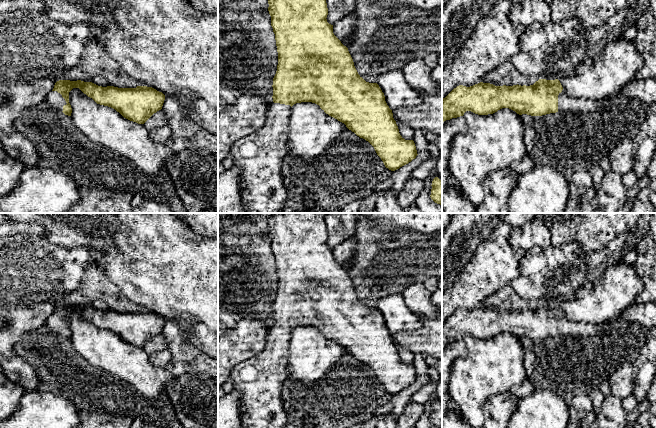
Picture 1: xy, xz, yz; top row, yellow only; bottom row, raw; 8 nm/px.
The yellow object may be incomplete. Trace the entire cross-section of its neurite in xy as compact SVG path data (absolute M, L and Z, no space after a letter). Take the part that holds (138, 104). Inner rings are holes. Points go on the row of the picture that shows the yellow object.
M59 80L47 95L45 102L52 108L71 116L69 92L79 88L97 104L115 109L124 118L144 124L154 113L162 109L165 95L152 87L137 86L136 88L102 87L92 82L81 80Z

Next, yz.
M656 78L633 79L619 92L597 101L568 97L558 79L539 79L530 86L518 84L513 86L495 86L483 82L470 87L459 85L442 99L442 122L463 116L466 111L471 111L478 115L488 115L502 108L509 108L519 115L527 114L531 116L542 116L561 111L595 112L605 106L612 98L621 95L652 104L656 102Z

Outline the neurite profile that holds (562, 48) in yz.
M577 18L526 27L519 51L510 59L515 73L539 79L555 75L558 80L573 75L587 59L588 32L579 27Z

